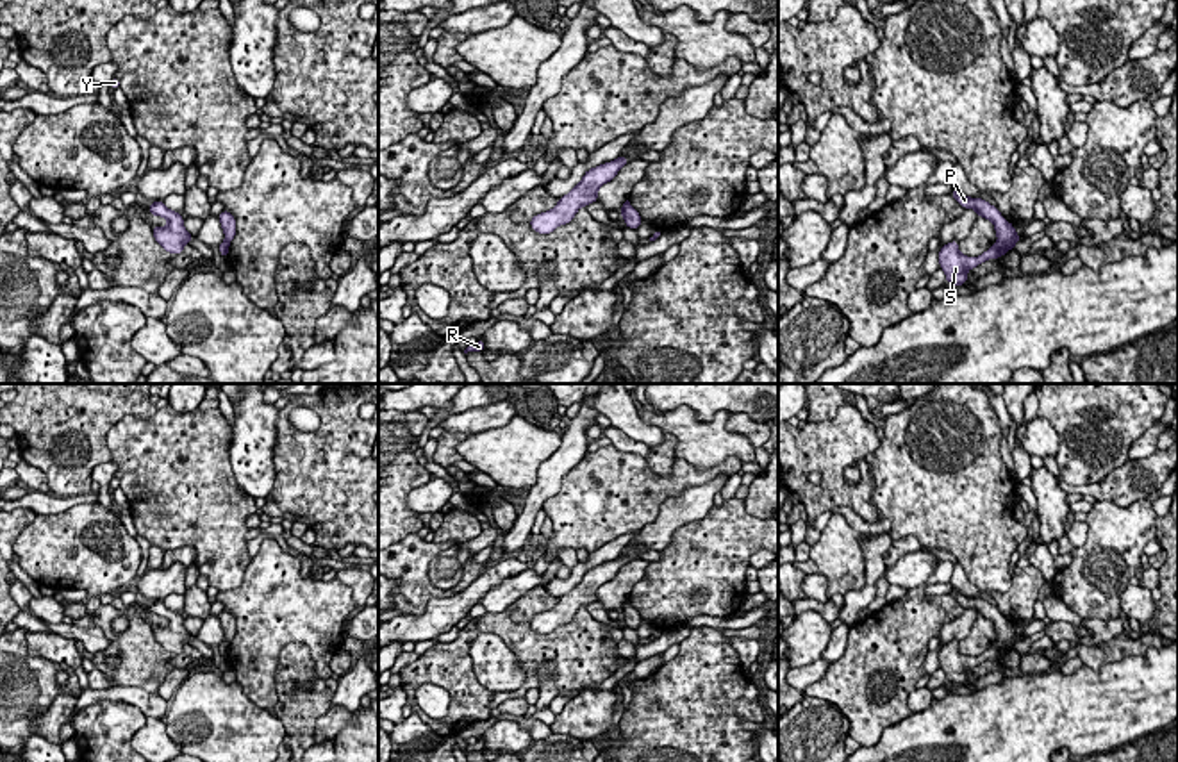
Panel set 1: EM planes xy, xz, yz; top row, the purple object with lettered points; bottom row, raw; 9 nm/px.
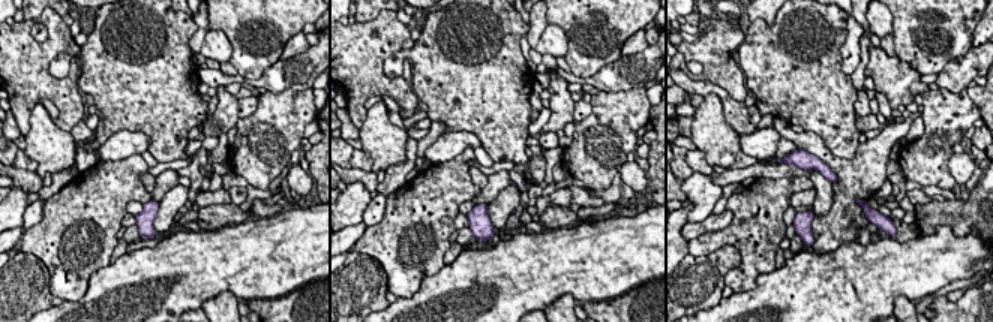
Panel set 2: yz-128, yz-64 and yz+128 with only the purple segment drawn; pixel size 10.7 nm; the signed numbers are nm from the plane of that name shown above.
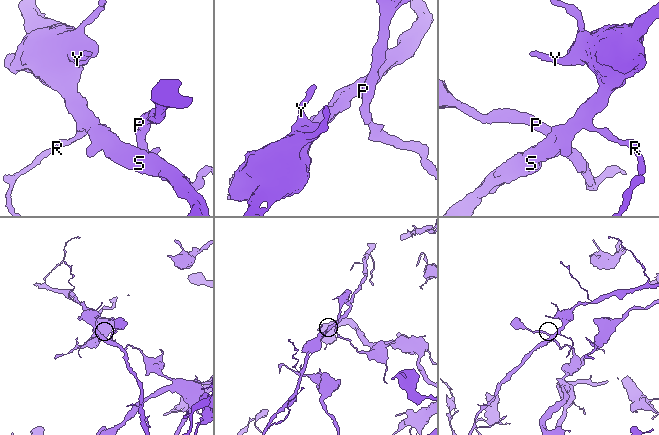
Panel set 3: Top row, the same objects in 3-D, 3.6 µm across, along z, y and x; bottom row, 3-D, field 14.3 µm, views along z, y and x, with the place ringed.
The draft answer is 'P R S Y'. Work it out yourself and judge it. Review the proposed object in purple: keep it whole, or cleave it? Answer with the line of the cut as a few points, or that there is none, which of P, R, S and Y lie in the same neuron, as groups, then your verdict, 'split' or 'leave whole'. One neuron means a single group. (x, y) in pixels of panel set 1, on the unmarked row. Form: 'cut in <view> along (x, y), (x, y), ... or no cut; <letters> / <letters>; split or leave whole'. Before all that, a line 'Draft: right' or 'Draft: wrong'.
Draft: wrong
cut in yz along (998, 639), (1009, 648); P / R S Y; split

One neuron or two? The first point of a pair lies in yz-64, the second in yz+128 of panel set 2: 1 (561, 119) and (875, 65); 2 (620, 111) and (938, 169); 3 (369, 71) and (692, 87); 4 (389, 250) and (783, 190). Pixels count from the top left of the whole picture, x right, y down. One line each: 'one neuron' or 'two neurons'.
1: one neuron
2: one neuron
3: two neurons
4: one neuron

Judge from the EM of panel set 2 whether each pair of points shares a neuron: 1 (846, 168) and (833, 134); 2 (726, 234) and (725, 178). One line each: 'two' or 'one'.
1: two
2: two

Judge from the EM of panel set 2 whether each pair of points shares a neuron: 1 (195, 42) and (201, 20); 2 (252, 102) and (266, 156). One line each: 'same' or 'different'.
1: same
2: different

